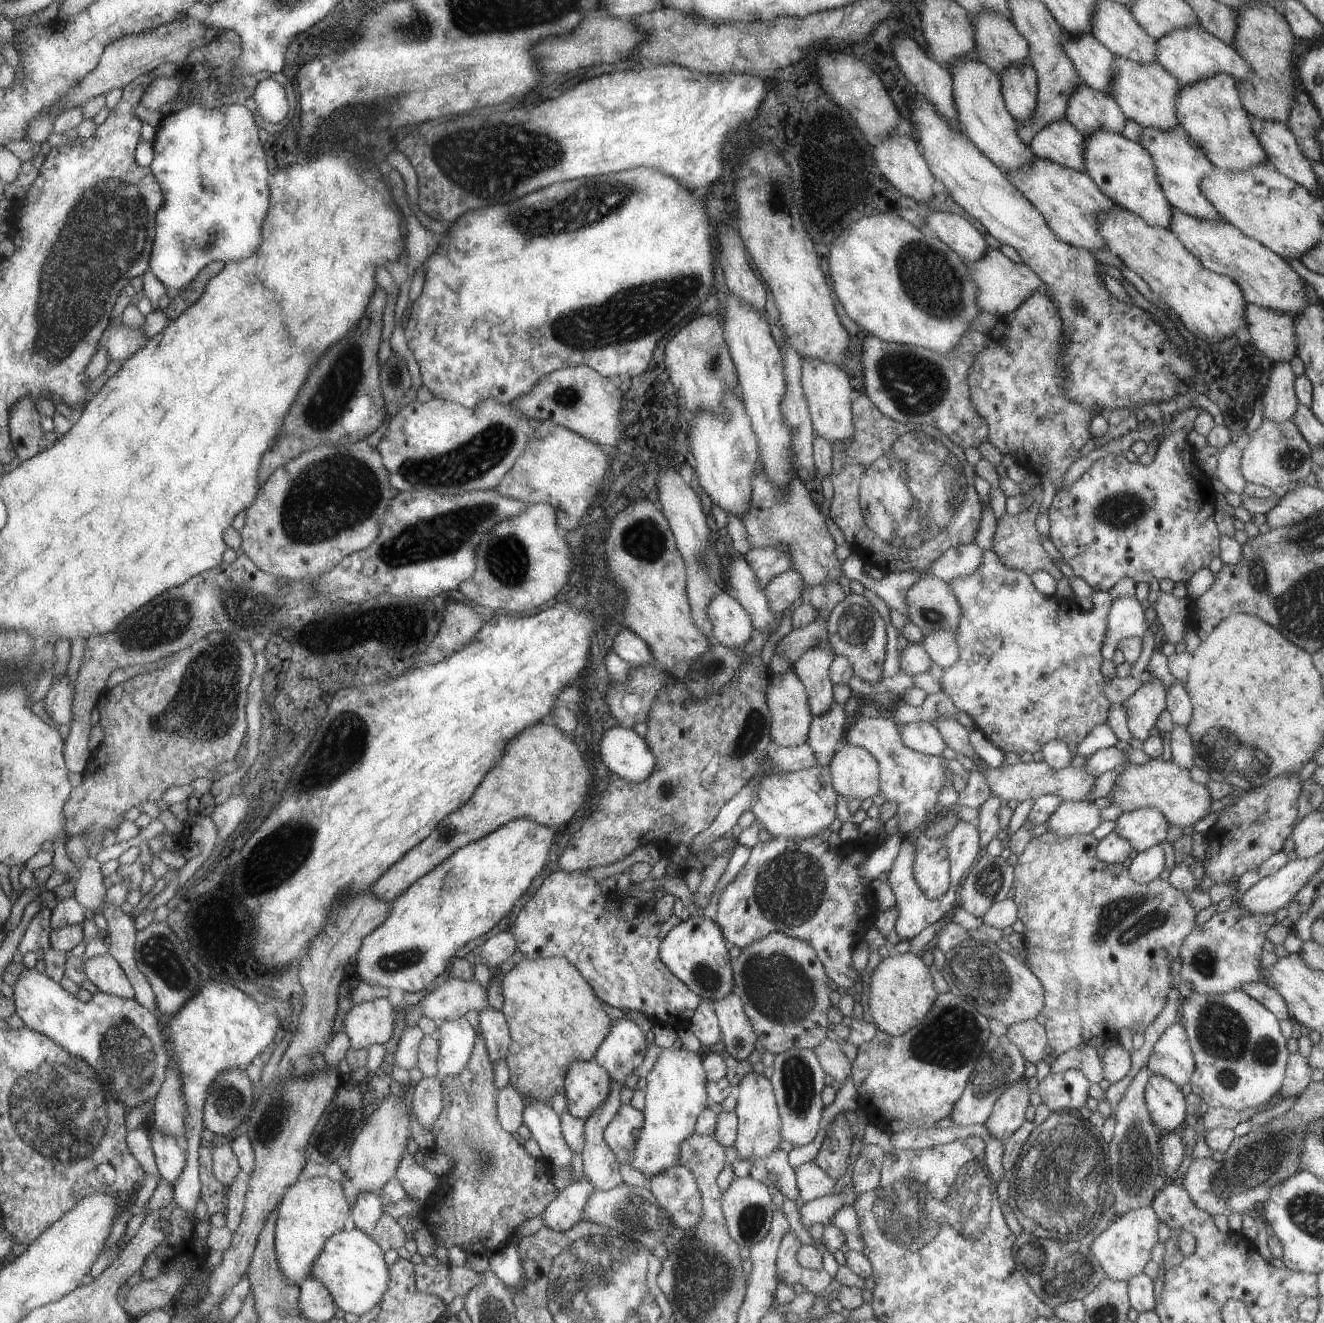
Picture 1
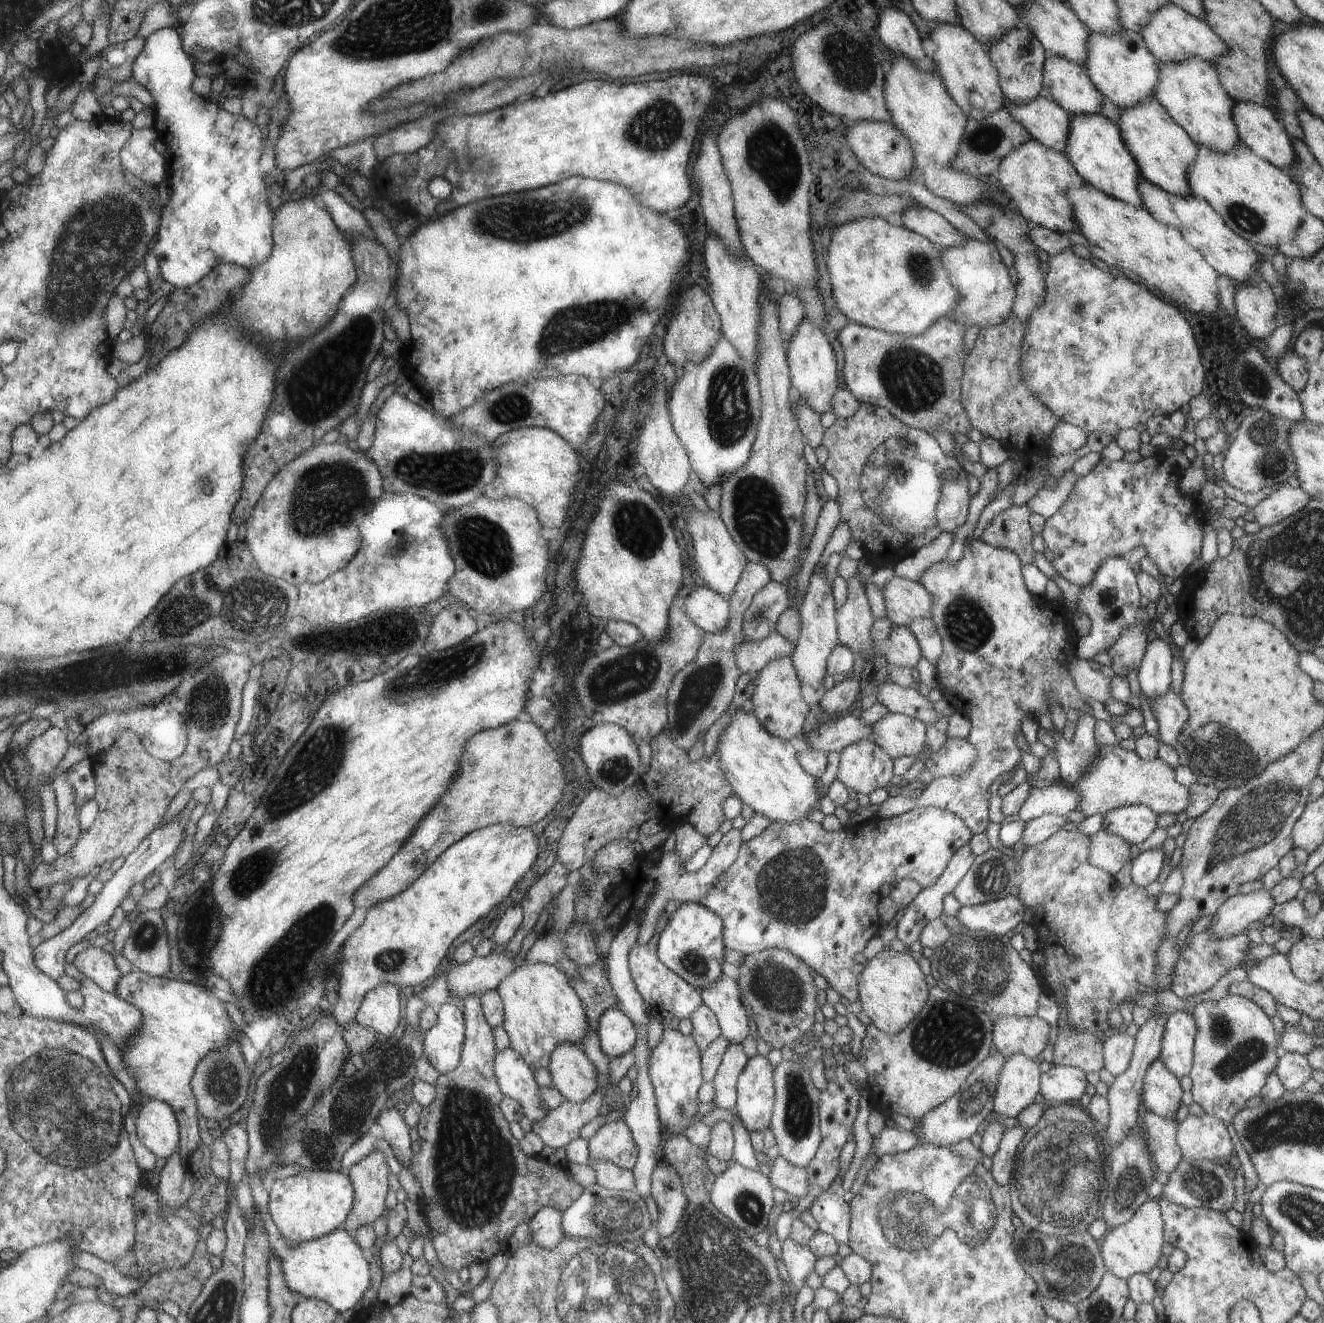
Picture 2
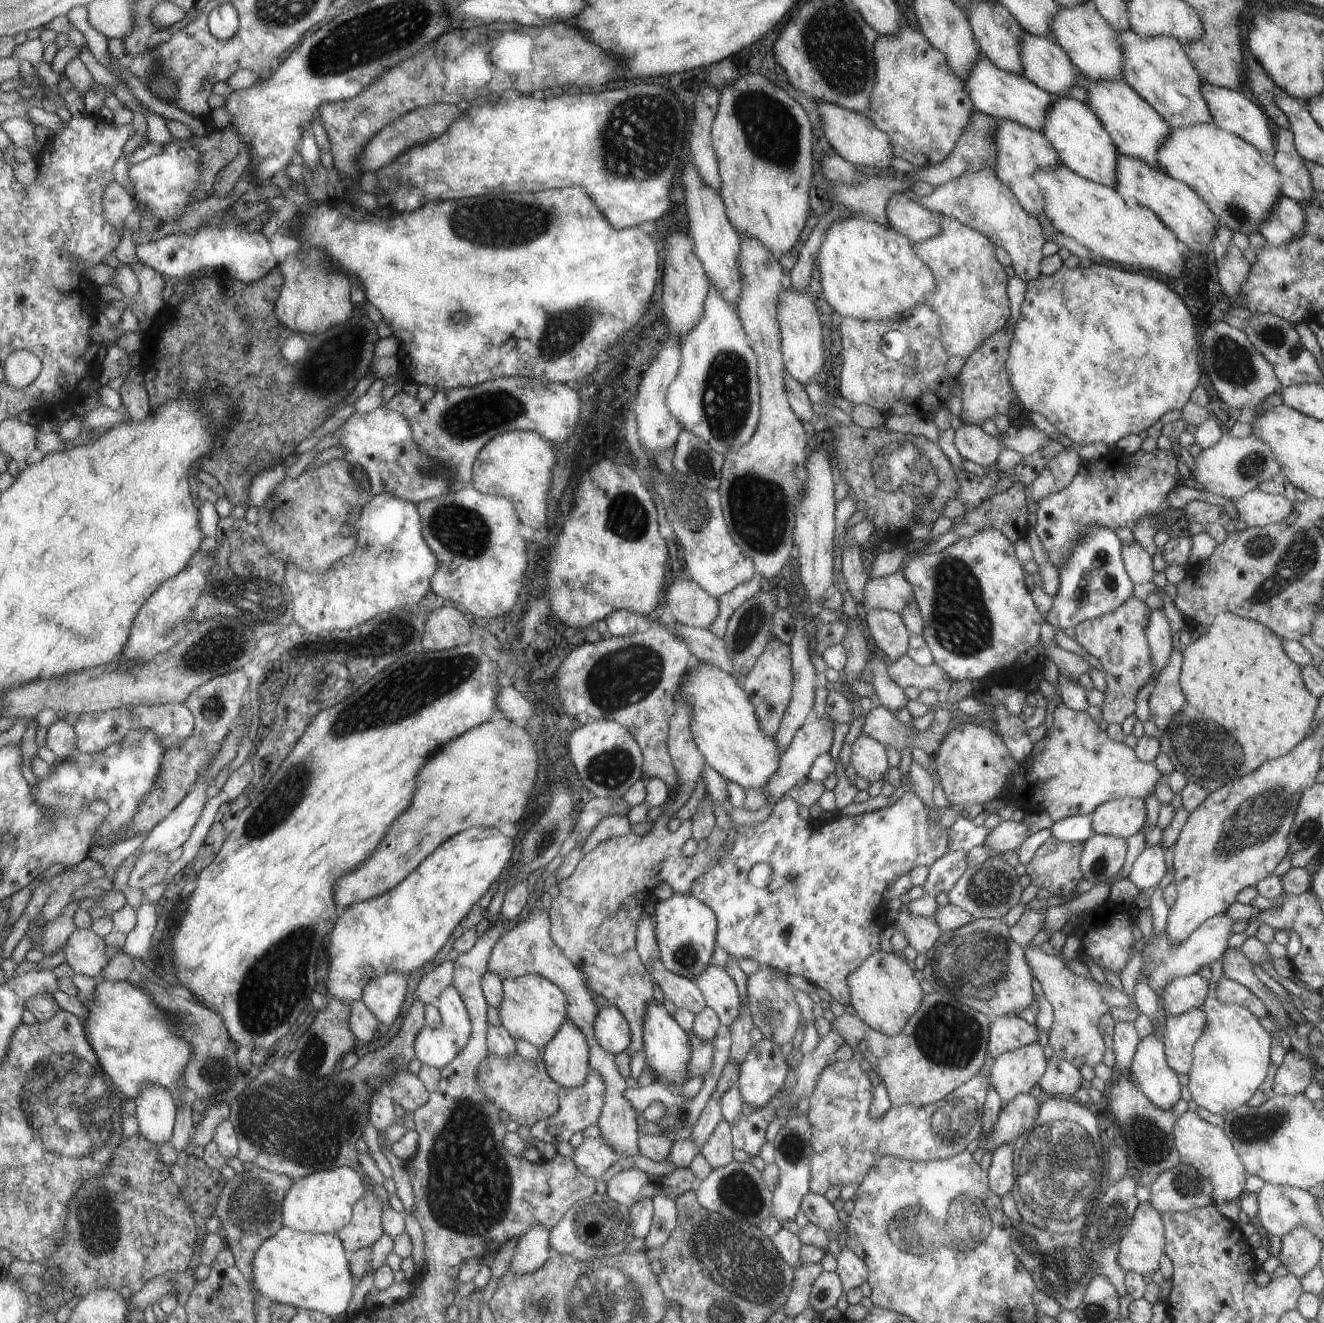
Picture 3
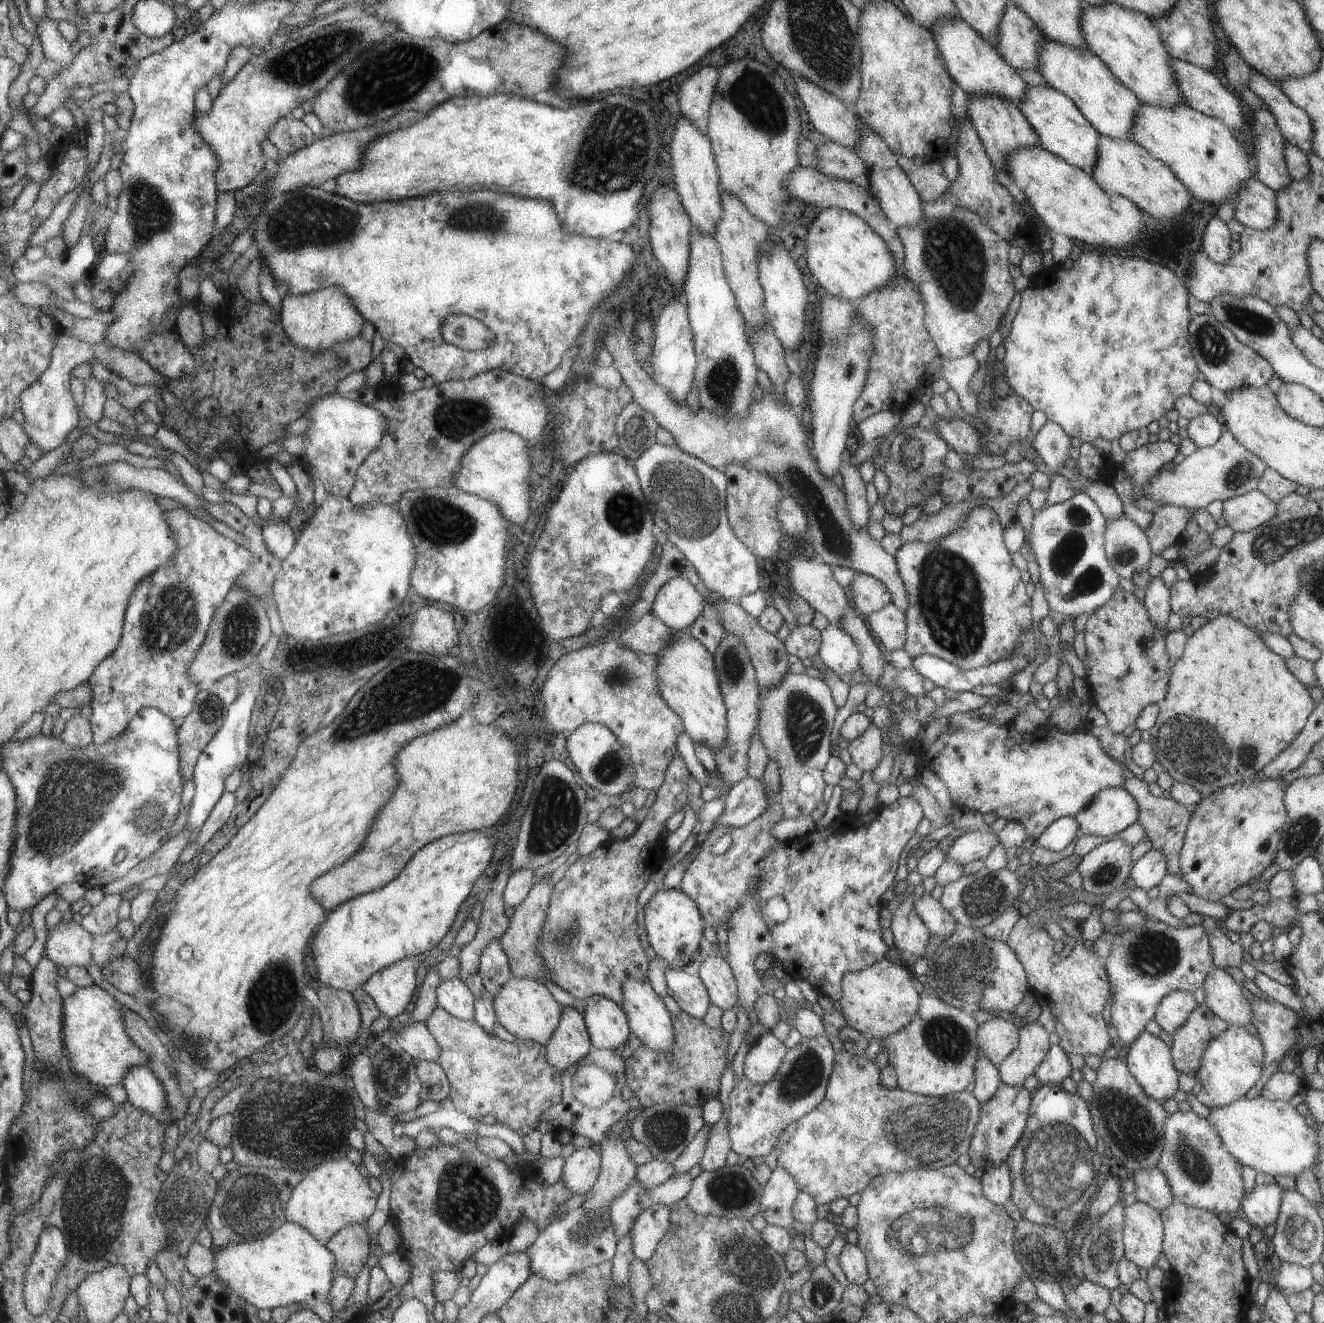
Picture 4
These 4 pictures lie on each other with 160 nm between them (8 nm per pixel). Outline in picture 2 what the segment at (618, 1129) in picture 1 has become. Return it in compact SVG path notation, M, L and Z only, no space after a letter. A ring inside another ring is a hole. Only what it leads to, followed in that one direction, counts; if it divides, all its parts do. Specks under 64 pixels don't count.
M622 1118L605 1123L589 1140L590 1158L613 1162L616 1166L634 1170L639 1160L633 1130Z

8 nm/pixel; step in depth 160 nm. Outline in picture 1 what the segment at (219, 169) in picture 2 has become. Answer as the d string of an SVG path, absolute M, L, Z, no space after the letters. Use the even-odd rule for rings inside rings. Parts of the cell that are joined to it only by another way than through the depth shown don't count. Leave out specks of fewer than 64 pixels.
M223 103L219 107L203 108L191 104L163 116L153 142L154 158L150 167L164 192L164 203L158 212L157 234L149 271L166 288L183 289L213 261L229 262L249 258L263 242L263 224L271 208L271 175L267 168L267 153L259 138L255 114L244 105Z

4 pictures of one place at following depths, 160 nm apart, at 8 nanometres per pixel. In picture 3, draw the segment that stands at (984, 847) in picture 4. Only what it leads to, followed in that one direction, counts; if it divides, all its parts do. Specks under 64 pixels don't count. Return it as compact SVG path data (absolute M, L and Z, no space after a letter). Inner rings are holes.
M1023 819L1019 822L1013 820L1001 821L987 834L984 846L989 855L1000 855L1005 851L1018 852L1020 845L1026 840L1027 825L1023 824Z

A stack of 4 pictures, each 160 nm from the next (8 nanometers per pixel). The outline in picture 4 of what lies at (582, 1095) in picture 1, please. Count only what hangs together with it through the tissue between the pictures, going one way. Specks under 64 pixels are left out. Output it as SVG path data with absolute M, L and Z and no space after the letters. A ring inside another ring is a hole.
M565 1007L559 1028L547 1045L549 1064L565 1074L589 1056L593 1048L582 1009Z

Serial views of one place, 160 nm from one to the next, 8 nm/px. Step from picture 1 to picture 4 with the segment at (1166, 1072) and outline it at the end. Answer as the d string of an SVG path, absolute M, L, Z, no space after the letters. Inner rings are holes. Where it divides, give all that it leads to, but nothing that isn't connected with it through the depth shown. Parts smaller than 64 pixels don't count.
M1205 1004L1195 1011L1172 1035L1172 1064L1181 1074L1194 1074L1199 1070L1201 1056L1208 1044L1225 1031L1227 1023L1220 1020Z

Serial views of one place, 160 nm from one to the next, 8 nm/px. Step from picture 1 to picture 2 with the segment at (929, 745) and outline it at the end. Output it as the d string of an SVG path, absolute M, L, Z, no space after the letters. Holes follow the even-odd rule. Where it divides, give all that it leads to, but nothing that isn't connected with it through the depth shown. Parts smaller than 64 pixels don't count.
M889 713L873 724L876 735L872 742L892 759L914 756L926 745L927 726L899 713Z

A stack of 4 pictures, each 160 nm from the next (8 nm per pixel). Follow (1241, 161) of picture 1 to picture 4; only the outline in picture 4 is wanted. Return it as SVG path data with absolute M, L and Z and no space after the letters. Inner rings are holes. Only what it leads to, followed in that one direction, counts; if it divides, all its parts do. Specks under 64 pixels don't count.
M1110 1L1105 2L1103 8L1083 3L1082 7L1082 29L1085 41L1089 44L1089 52L1099 57L1143 105L1151 104L1157 108L1177 108L1179 104L1187 106L1180 81L1173 72L1173 58L1165 49L1159 30L1147 16L1129 12Z

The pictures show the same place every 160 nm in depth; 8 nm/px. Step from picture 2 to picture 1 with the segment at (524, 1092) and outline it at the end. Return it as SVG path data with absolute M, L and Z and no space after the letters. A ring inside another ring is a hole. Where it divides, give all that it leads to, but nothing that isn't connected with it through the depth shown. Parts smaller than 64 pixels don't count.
M525 1099L524 1124L539 1144L543 1158L552 1170L559 1170L573 1160L574 1150L565 1140L562 1118L550 1103Z

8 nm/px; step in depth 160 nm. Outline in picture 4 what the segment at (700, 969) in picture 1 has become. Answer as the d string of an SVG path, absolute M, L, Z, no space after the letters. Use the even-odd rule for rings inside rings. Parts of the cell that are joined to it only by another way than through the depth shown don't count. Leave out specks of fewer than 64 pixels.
M660 889L646 905L646 933L652 950L662 957L664 965L671 969L688 969L692 956L697 952L699 938L701 938L701 918L695 908L695 900L687 898L685 894L674 889Z

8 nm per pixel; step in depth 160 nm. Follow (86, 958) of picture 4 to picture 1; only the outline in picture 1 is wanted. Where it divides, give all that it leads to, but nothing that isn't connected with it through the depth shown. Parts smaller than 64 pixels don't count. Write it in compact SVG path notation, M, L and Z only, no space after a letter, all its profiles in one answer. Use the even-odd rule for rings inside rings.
M105 953L87 959L83 966L87 978L99 990L122 999L135 999L136 992L121 963L113 954Z

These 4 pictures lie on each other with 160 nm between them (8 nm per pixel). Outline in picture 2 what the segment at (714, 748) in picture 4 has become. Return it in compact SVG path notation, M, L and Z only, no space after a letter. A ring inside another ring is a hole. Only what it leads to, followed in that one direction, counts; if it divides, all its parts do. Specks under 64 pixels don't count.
M743 705L733 712L731 722L717 738L715 754L720 757L719 768L724 770L743 806L767 816L771 823L789 824L805 818L808 812L818 808L819 800L826 794L821 792L821 782L799 764L791 741L767 733L751 710L745 712L745 708Z

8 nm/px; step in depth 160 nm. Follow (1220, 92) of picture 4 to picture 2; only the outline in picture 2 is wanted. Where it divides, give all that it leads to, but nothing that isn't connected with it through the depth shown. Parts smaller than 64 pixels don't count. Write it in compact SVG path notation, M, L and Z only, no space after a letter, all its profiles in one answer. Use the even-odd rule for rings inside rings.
M1236 102L1232 110L1237 133L1241 143L1252 150L1257 157L1276 165L1279 169L1289 169L1298 162L1296 148L1291 138L1279 128L1279 122L1266 107Z

